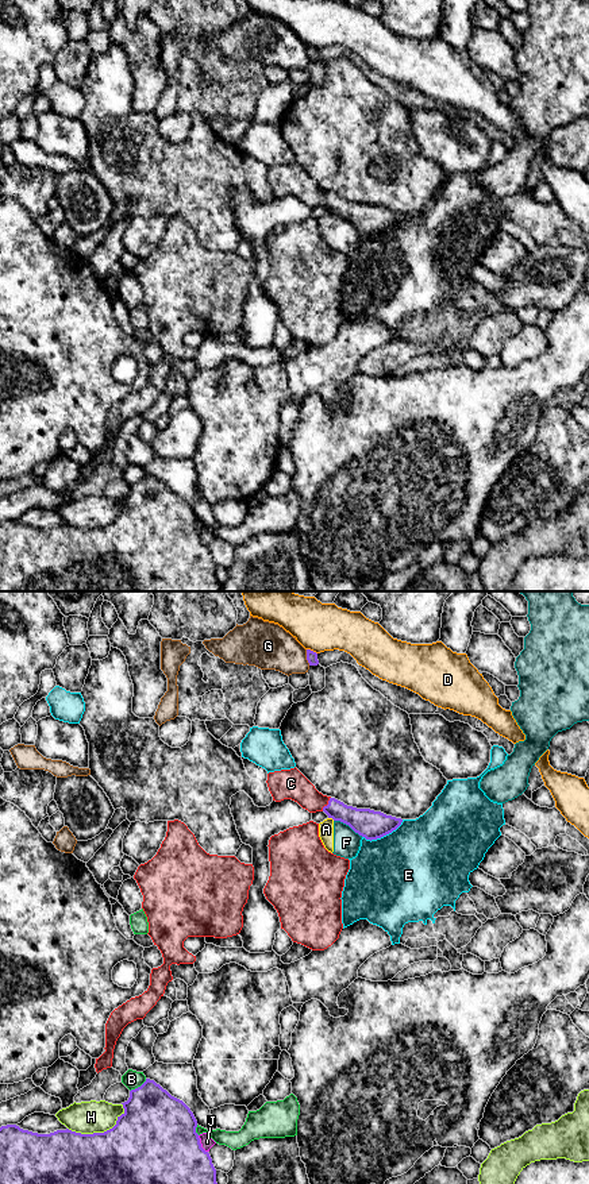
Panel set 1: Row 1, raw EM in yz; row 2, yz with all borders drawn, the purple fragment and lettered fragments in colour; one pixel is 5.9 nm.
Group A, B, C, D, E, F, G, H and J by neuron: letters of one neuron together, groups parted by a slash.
A F / B / C / D / E / G / H / J

